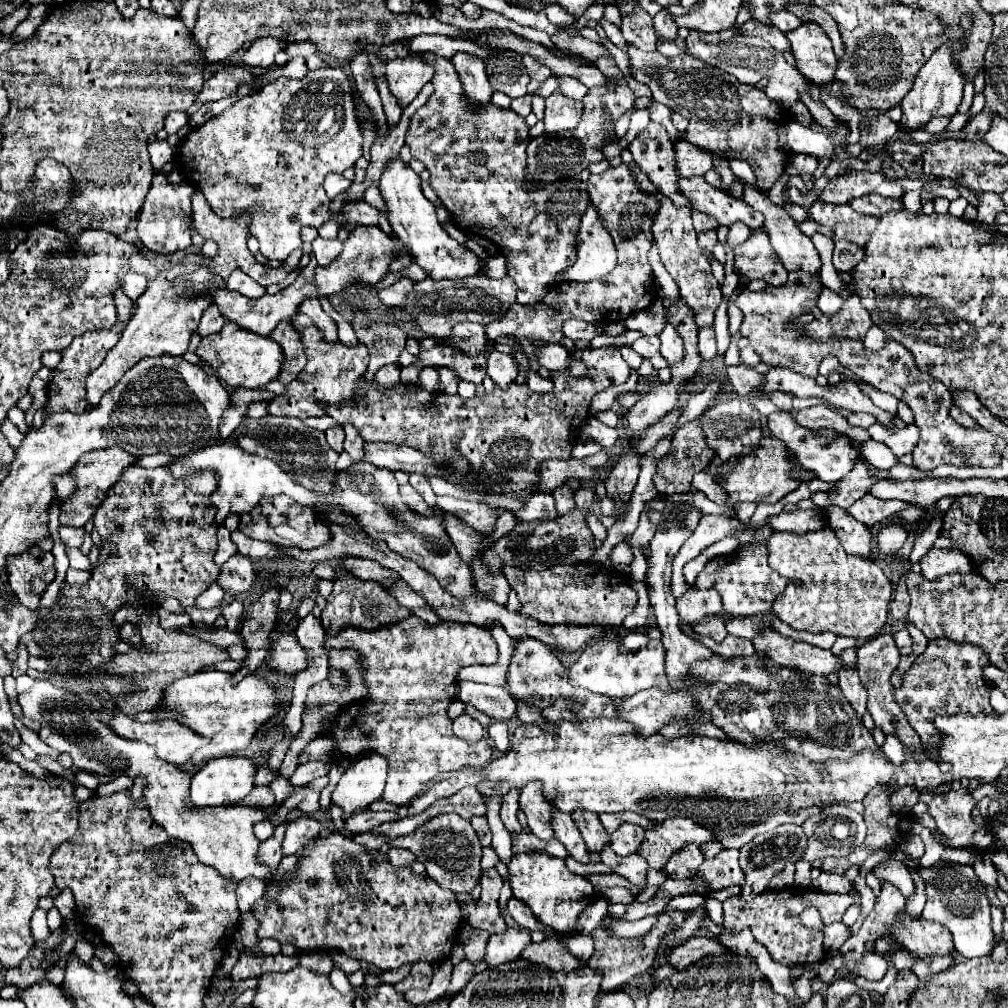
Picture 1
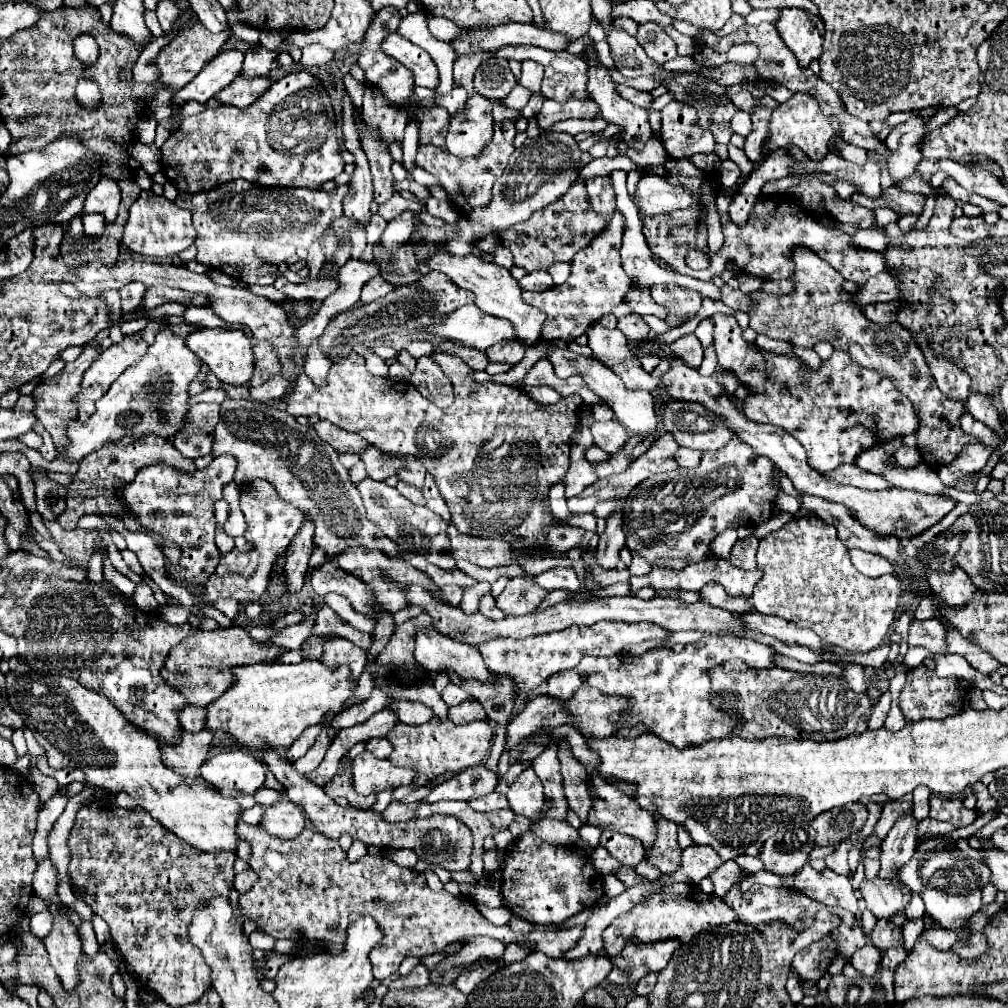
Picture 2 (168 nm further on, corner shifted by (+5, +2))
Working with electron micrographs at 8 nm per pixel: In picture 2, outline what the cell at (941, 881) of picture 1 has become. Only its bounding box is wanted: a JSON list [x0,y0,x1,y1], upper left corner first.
[897,839,989,929]

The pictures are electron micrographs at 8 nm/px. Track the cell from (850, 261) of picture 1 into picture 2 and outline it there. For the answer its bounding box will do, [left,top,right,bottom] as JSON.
[853,229,889,253]

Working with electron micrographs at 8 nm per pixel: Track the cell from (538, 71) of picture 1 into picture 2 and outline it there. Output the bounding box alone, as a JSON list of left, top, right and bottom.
[519,61,543,93]

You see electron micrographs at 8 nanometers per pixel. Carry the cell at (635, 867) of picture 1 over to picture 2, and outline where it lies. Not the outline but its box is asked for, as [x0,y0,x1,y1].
[601,829,645,867]

